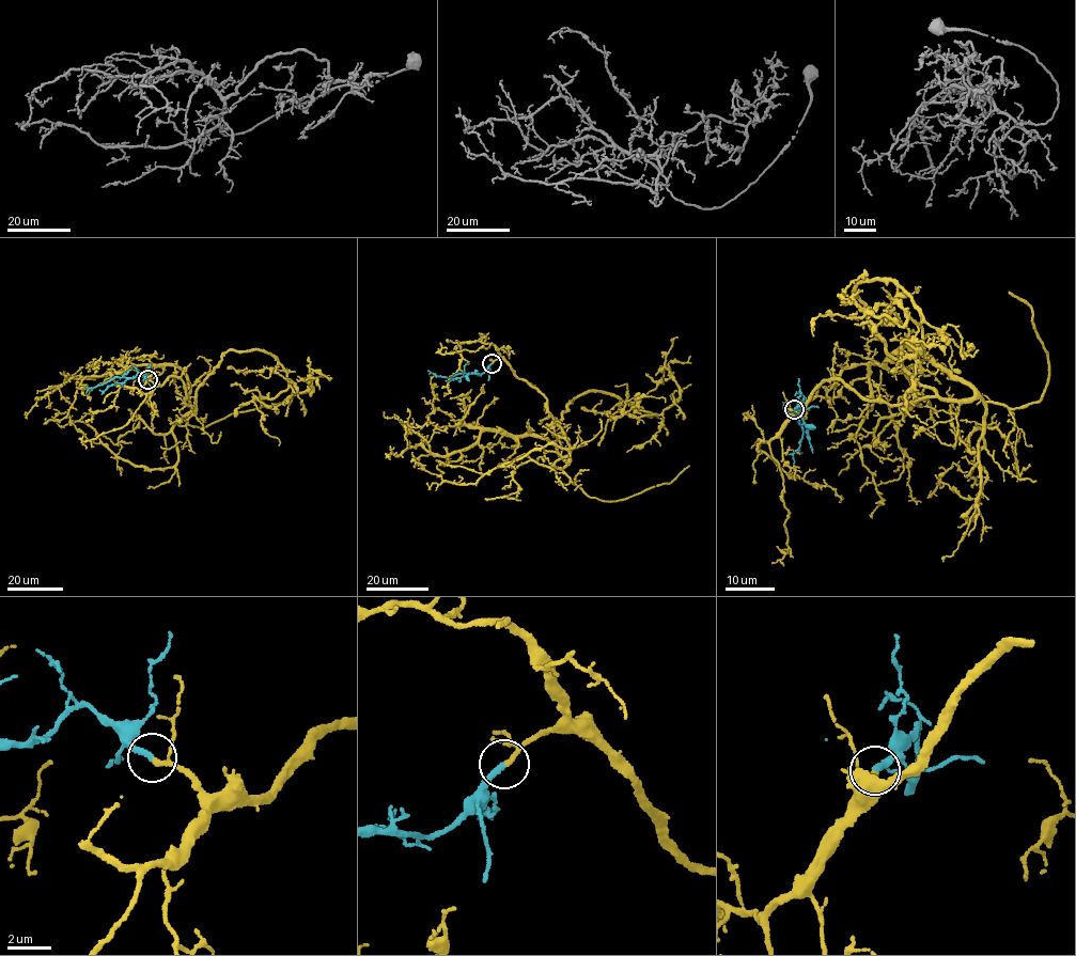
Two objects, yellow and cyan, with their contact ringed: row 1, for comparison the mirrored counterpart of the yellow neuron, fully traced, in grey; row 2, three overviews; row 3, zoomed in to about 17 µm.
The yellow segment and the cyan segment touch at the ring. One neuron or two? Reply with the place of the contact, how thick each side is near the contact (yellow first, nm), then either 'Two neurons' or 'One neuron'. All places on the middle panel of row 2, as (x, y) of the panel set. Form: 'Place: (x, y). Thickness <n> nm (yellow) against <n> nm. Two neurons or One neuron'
Place: (492, 363). Thickness 170 nm (yellow) against 280 nm. One neuron

